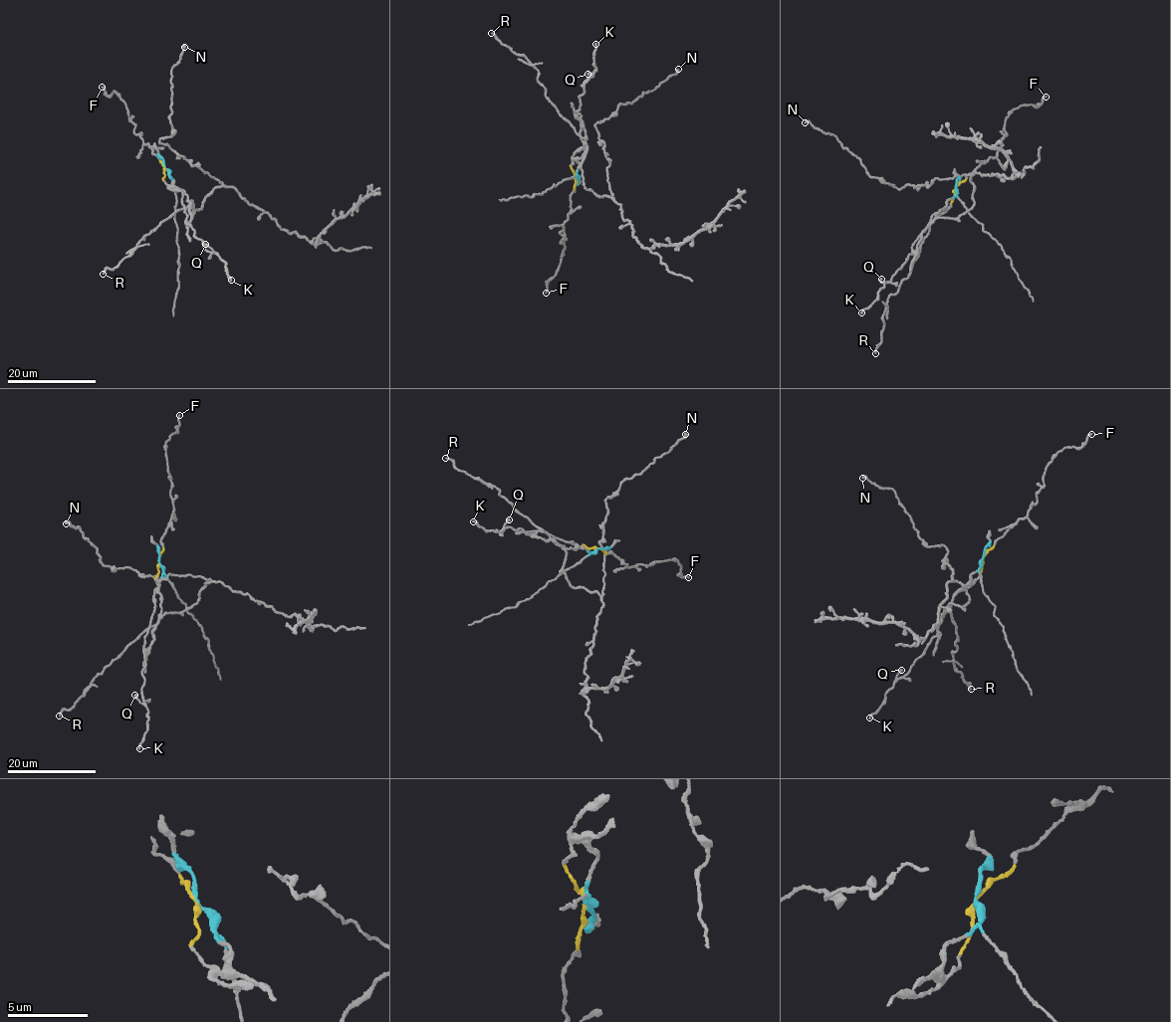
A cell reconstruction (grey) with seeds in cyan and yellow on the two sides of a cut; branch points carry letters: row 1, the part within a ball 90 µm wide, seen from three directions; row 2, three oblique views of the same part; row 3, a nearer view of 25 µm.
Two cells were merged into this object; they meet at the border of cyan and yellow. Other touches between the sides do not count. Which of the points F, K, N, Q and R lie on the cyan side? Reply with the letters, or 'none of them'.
N, R

